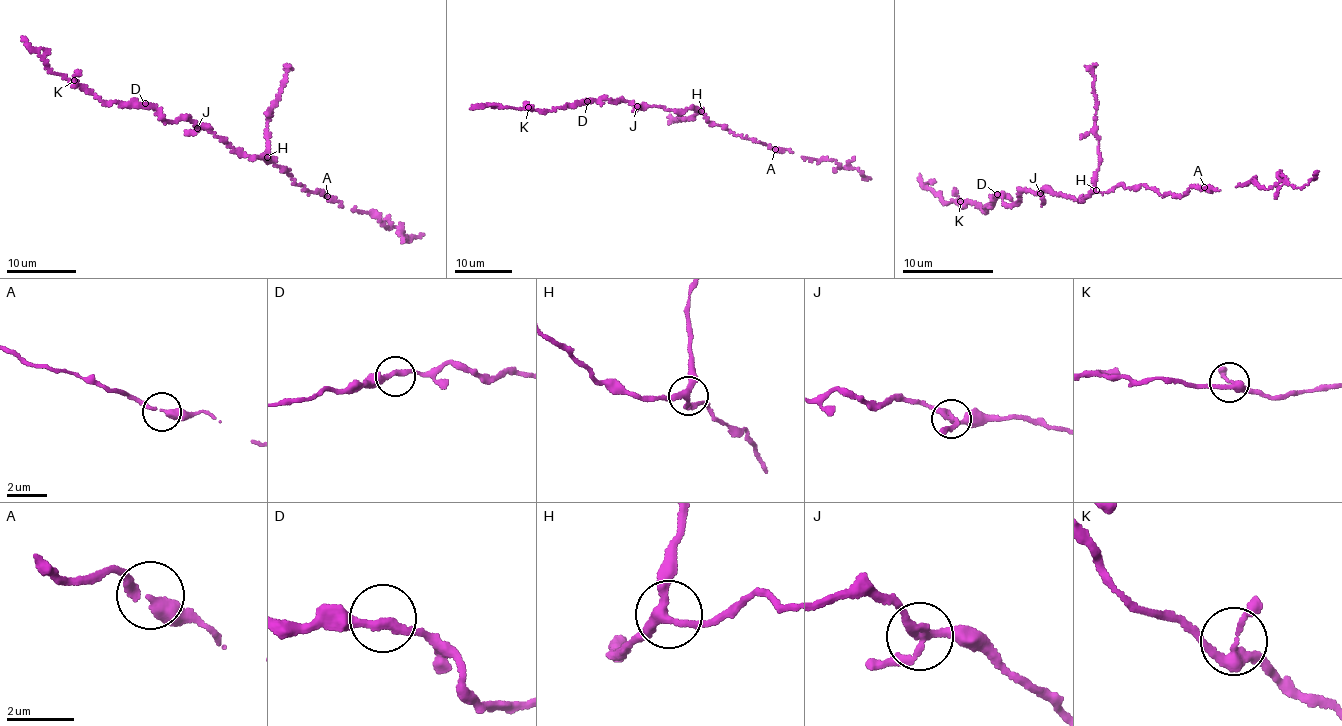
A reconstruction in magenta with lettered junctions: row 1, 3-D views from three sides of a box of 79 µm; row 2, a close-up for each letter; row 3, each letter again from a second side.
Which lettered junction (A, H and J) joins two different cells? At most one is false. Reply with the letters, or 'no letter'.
no letter

